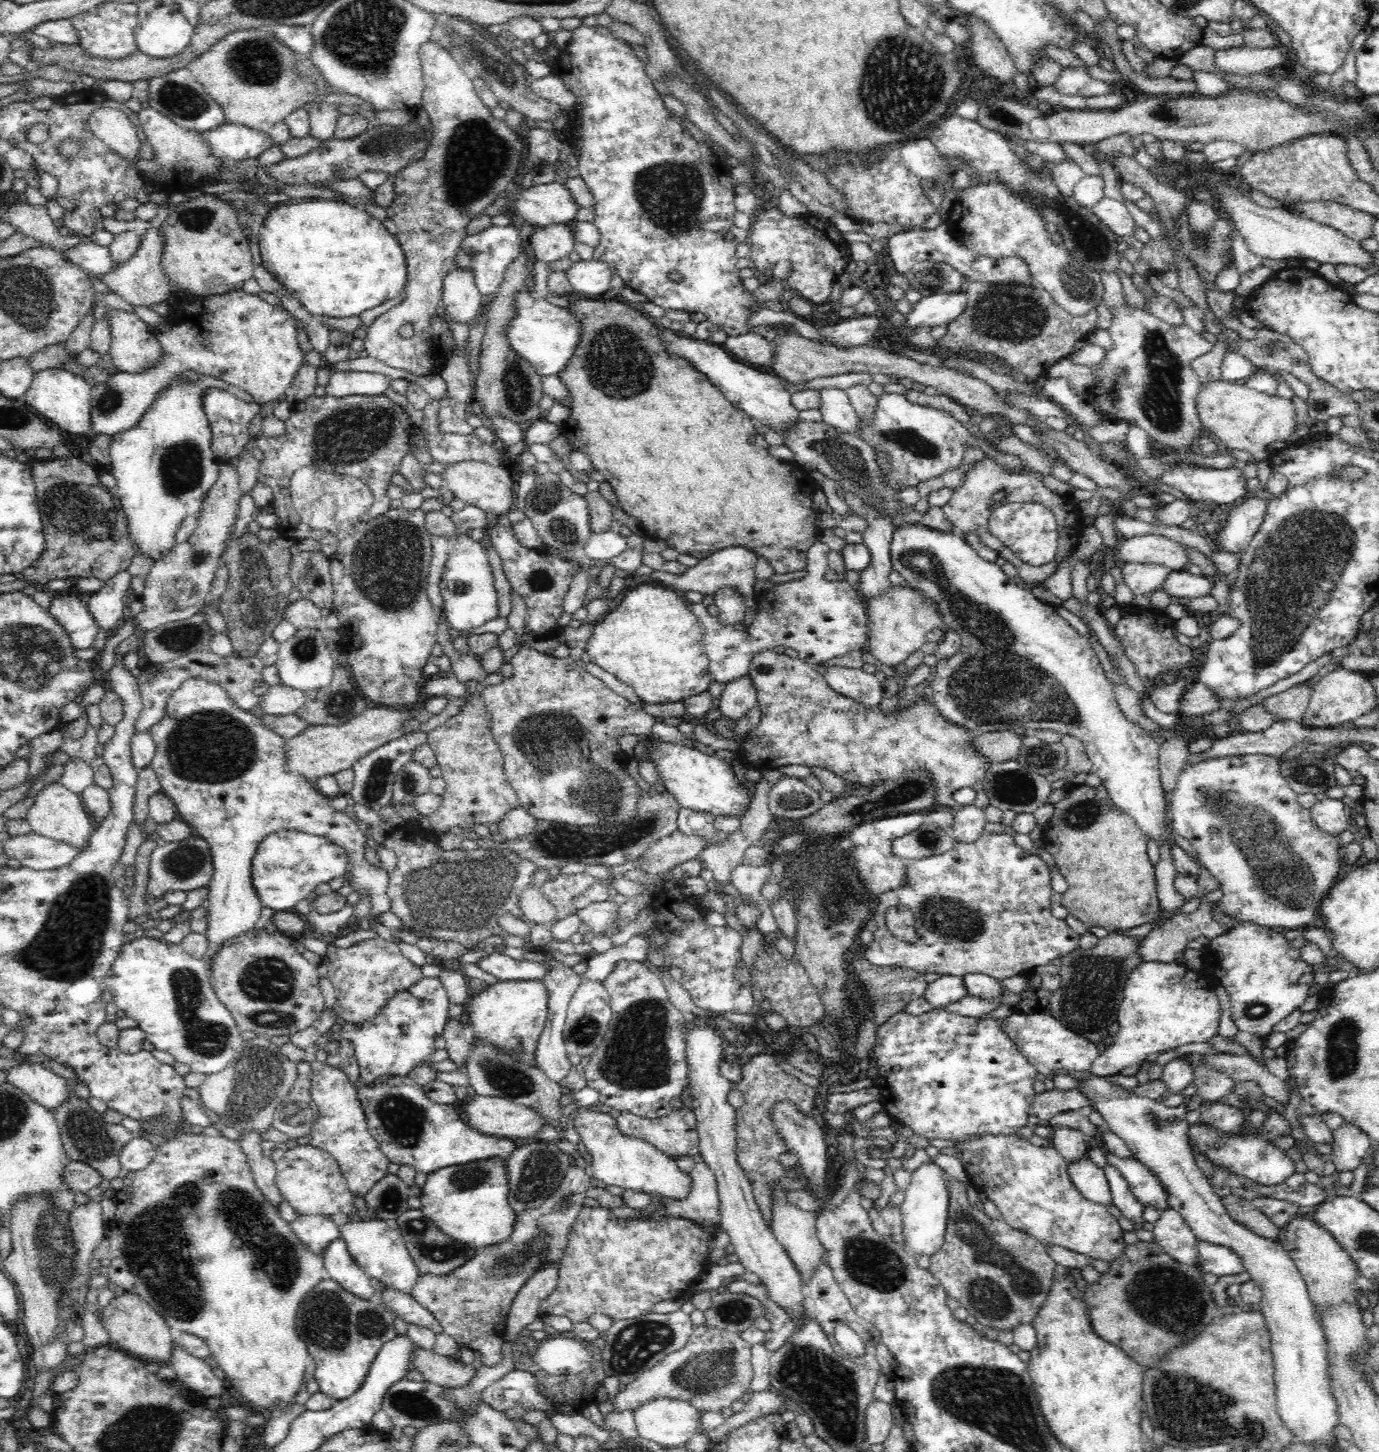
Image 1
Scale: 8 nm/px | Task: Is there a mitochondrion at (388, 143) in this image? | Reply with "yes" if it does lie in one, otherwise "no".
yes

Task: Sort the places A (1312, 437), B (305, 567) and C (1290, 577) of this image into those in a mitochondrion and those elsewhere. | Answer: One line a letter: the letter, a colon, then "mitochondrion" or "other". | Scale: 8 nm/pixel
A: other
B: other
C: mitochondrion

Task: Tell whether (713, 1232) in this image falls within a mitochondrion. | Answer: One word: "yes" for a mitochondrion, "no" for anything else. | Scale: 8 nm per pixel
no

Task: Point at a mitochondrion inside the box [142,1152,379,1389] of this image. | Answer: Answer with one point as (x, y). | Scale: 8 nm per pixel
(274, 1254)

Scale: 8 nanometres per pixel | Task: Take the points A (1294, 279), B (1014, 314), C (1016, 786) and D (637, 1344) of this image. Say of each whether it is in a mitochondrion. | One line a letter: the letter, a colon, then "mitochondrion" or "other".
A: other
B: mitochondrion
C: mitochondrion
D: mitochondrion

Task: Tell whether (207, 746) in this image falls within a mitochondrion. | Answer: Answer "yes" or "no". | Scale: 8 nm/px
yes

